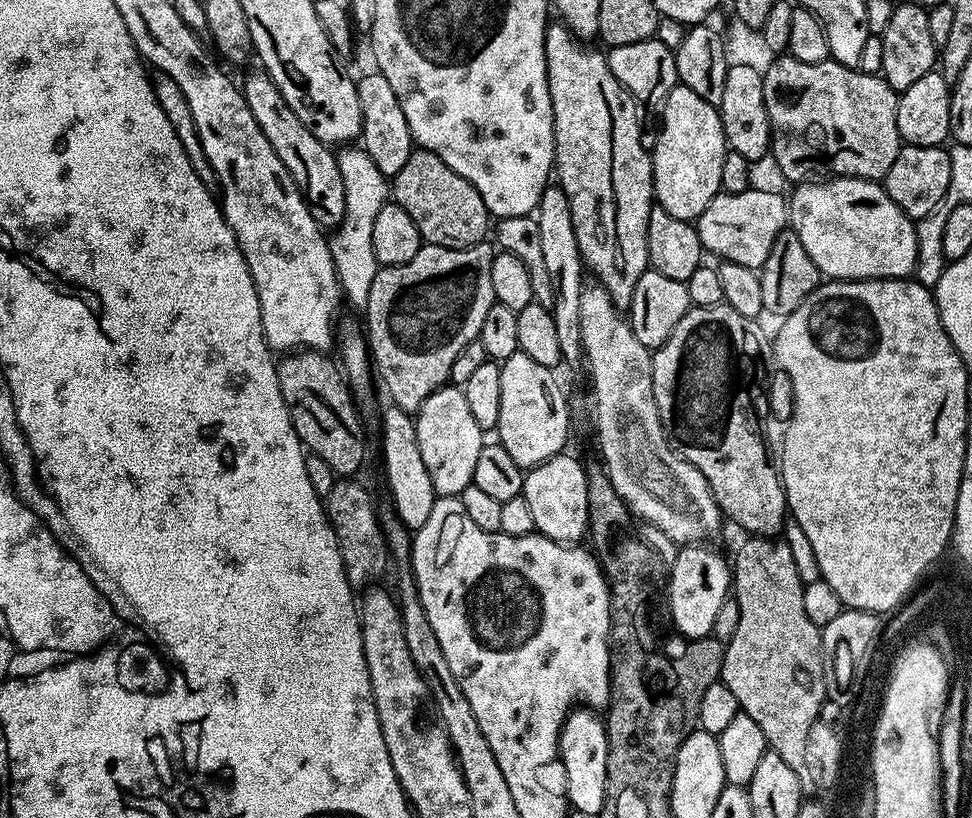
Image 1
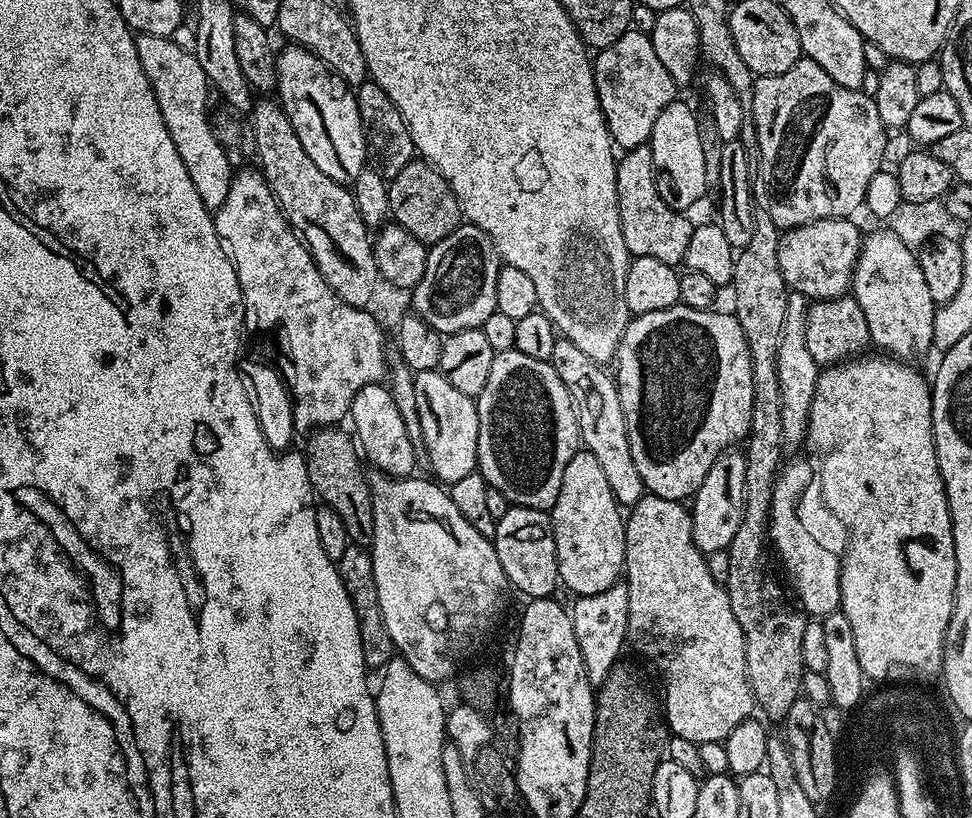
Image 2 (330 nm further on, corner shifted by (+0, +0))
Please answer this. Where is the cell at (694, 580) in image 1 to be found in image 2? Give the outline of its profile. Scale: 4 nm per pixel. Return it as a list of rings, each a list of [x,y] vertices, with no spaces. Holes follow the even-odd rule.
[[[729,450],[722,453],[710,466],[702,486],[698,486],[690,500],[694,542],[702,553],[722,551],[734,542],[734,534],[742,523],[742,510],[746,498],[746,458],[743,451]]]

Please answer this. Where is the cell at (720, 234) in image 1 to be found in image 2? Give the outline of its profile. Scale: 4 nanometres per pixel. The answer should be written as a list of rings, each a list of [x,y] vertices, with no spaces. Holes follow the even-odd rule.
[[[852,218],[834,220],[815,220],[797,228],[787,229],[780,237],[778,246],[778,264],[782,266],[782,278],[793,292],[801,292],[809,301],[833,300],[845,295],[851,289],[852,275],[860,257],[862,231]]]

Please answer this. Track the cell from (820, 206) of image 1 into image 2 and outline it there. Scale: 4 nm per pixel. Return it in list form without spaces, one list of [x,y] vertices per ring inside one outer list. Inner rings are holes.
[[[895,231],[872,232],[863,237],[850,292],[862,306],[872,344],[880,347],[877,349],[881,353],[905,362],[920,362],[916,360],[933,351],[934,314],[938,306],[930,298],[919,255]]]

